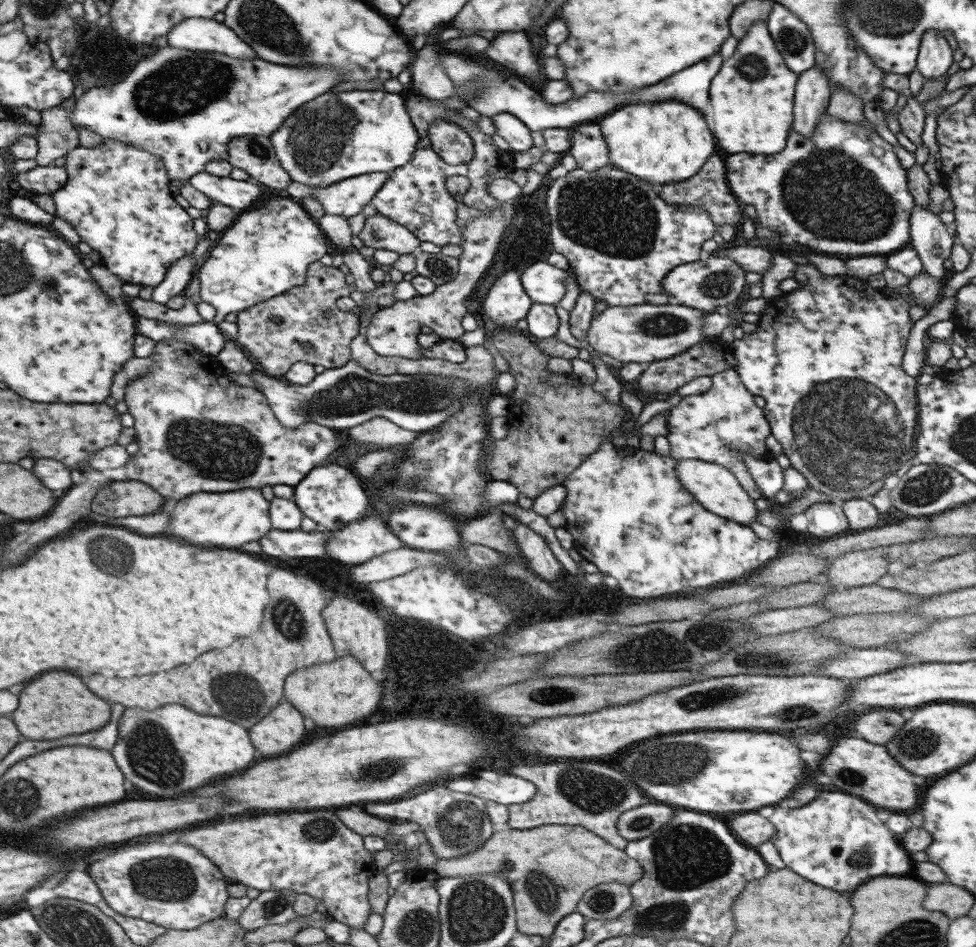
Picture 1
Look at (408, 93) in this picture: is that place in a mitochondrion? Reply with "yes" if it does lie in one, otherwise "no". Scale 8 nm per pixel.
no

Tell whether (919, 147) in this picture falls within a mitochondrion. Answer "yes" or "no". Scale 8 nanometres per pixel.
no

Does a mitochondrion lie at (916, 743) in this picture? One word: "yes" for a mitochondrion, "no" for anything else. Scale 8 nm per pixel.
yes

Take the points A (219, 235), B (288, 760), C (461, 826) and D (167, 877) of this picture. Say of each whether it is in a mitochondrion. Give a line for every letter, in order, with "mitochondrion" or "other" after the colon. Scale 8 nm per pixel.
A: other
B: other
C: mitochondrion
D: mitochondrion

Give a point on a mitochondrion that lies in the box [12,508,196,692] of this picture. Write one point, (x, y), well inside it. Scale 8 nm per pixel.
(114, 559)

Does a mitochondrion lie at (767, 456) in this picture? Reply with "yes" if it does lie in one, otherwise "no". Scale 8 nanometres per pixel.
no

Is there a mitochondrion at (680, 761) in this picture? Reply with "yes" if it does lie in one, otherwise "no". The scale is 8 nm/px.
yes

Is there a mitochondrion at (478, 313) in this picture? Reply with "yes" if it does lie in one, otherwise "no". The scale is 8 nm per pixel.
no

